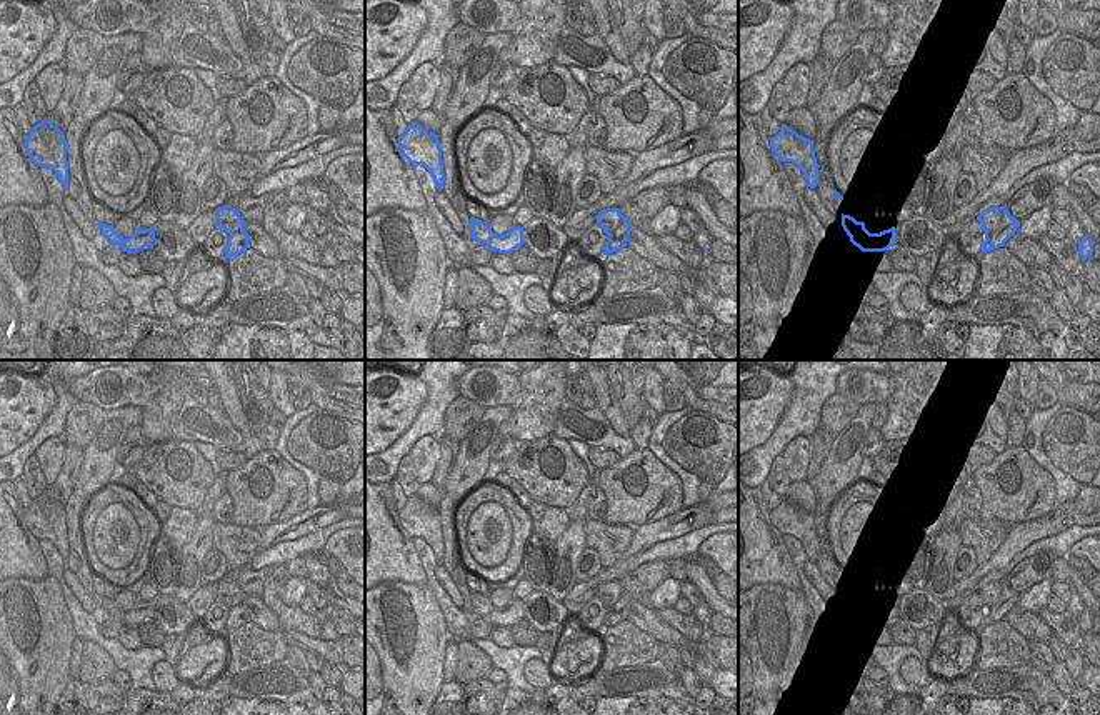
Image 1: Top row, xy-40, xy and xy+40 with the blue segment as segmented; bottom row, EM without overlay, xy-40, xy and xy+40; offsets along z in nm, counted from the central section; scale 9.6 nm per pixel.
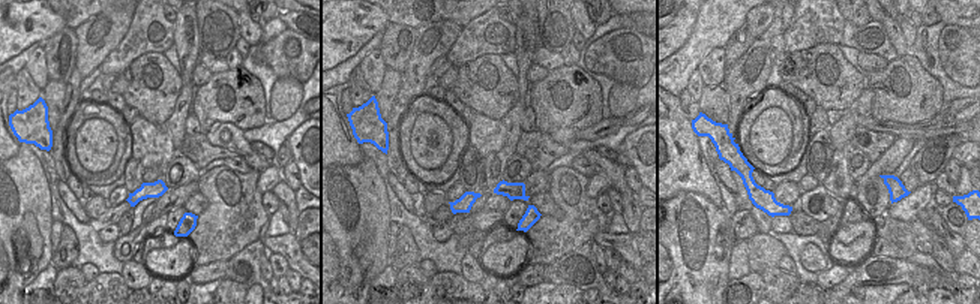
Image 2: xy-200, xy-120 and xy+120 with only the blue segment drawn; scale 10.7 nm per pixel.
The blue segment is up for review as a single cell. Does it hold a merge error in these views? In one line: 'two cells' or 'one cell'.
two cells

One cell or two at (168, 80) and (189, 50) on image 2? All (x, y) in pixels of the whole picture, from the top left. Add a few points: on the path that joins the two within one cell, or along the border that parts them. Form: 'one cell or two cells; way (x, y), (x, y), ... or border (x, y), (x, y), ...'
two cells; border (179, 74), (183, 83)

